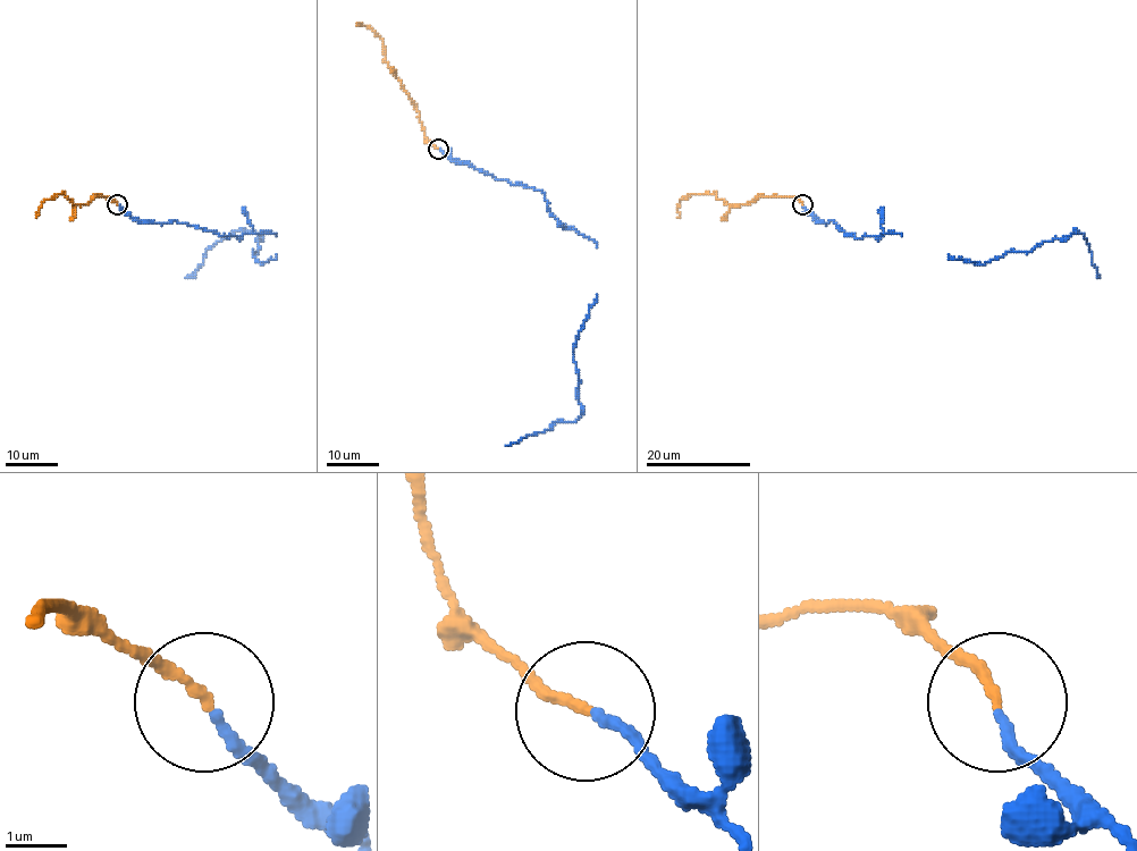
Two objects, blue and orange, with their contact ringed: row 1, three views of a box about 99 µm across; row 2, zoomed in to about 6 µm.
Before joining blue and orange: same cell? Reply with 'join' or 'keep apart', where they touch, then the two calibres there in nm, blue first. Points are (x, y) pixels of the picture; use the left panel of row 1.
join | (117, 204) | 150/170 nm

